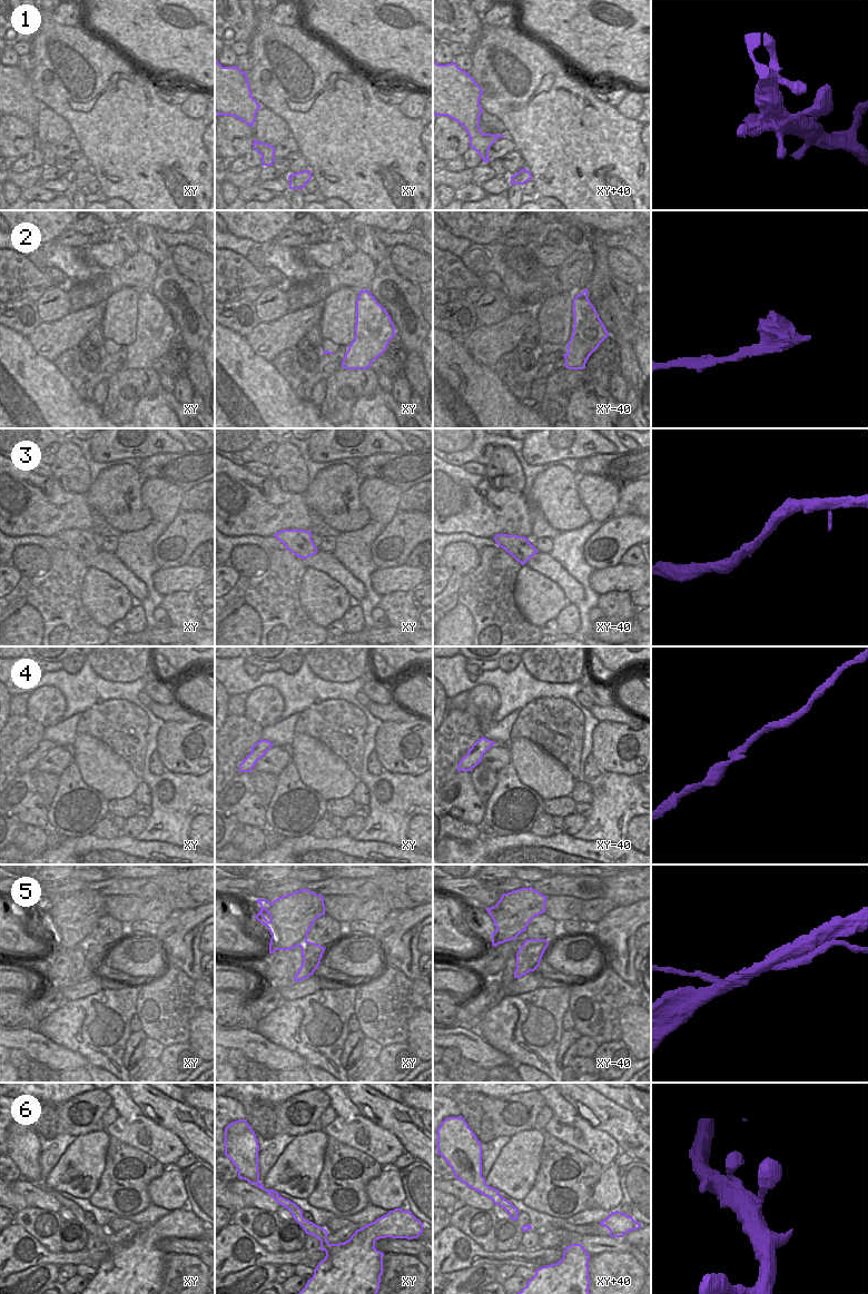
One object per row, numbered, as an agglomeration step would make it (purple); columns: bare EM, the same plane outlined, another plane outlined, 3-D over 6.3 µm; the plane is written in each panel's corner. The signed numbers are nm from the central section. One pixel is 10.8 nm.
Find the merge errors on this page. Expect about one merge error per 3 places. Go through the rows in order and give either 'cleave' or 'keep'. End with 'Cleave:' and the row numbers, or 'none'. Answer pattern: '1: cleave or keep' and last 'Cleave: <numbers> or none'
1: keep
2: cleave
3: keep
4: keep
5: cleave
6: keep
Cleave: 2, 5

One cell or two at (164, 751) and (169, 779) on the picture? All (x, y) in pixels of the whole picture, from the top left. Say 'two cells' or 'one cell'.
two cells

